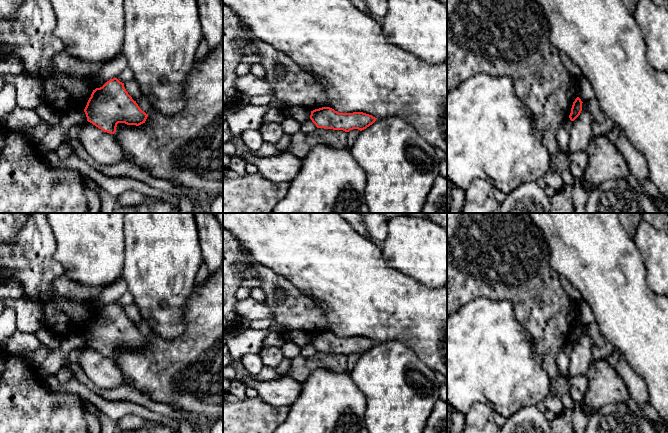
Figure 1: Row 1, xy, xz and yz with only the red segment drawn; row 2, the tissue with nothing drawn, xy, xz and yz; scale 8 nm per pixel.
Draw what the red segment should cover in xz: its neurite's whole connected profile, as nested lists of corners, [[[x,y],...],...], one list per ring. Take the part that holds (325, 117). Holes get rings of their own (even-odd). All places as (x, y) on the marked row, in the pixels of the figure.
[[[322,107],[311,111],[310,119],[317,128],[360,131],[372,125],[377,118],[363,112],[339,113],[330,107]]]

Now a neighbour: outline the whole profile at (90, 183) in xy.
[[[82,174],[81,177],[86,182],[87,187],[98,194],[99,190],[101,189],[100,186],[84,174]]]

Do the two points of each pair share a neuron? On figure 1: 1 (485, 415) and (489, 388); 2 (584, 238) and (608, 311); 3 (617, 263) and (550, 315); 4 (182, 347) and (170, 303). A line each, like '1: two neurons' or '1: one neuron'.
1: two neurons
2: one neuron
3: two neurons
4: two neurons

